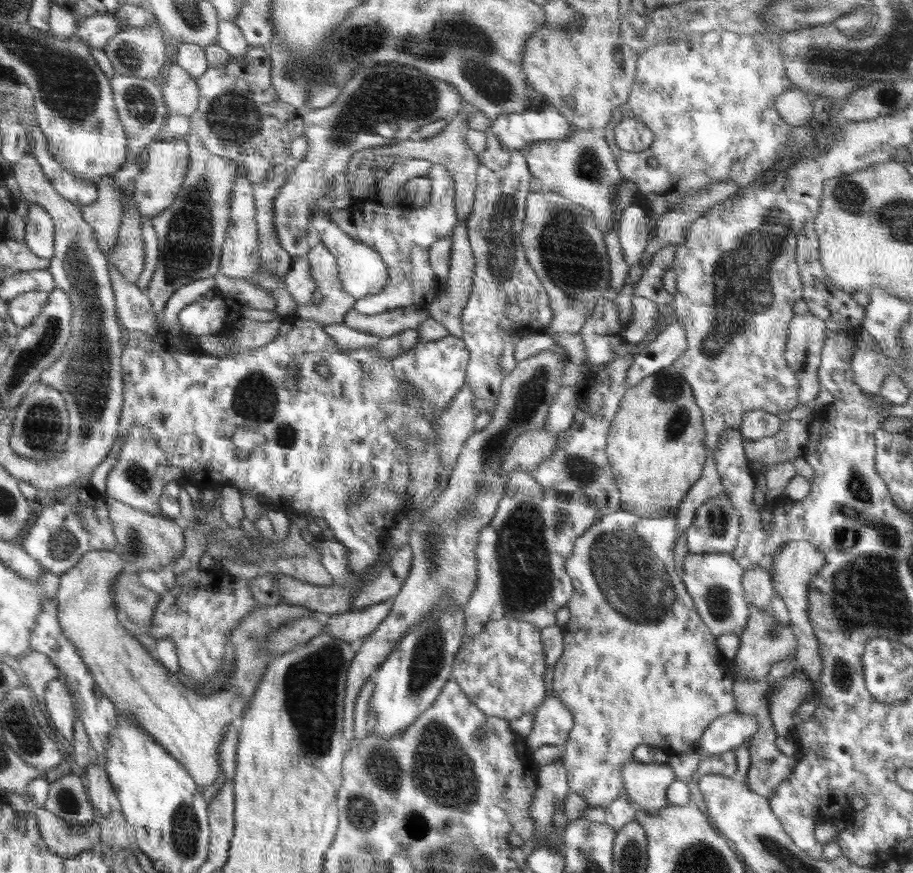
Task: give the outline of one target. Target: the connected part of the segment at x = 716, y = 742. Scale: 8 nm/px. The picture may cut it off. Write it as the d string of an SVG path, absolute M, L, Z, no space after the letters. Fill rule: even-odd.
M737 711L719 716L709 724L699 740L697 752L702 758L722 754L752 738L758 730L758 719L754 715Z

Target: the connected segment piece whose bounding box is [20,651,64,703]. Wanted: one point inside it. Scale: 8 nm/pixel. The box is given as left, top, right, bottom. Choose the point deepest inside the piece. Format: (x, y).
(38, 669)

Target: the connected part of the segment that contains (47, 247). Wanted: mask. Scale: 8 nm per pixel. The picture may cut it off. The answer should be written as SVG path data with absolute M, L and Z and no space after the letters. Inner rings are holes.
M29 204L25 217L25 240L28 247L39 257L51 259L54 247L53 218L40 205Z

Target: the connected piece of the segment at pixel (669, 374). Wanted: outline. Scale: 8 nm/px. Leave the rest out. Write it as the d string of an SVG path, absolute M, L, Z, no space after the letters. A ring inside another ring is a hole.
M674 365L645 376L638 384L627 388L609 428L605 452L621 494L622 510L644 518L676 513L677 506L700 478L710 453L706 450L706 432L700 407L695 403L691 386Z

